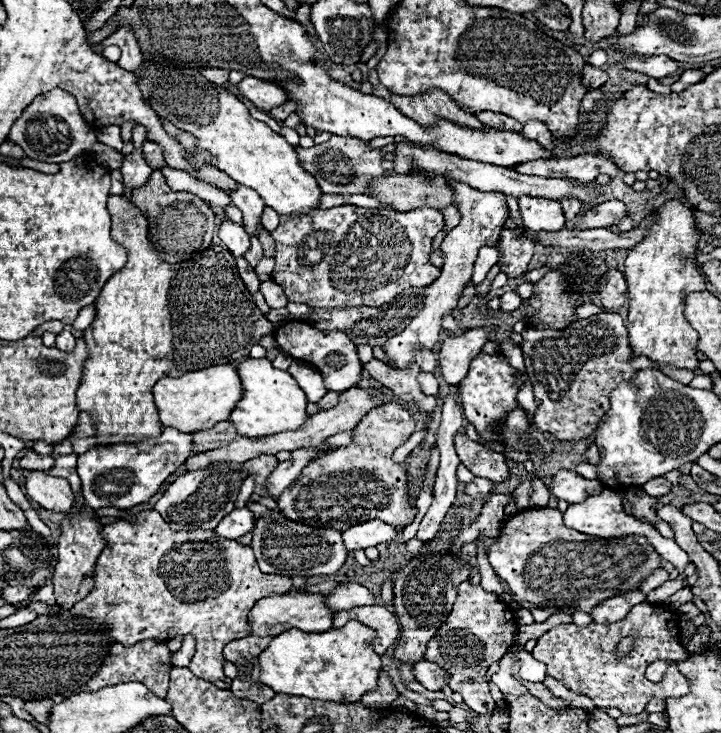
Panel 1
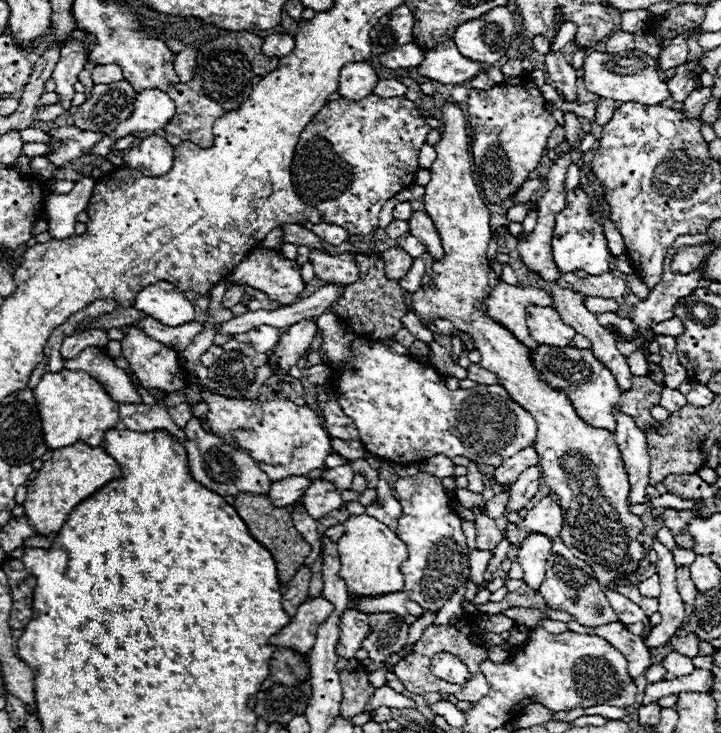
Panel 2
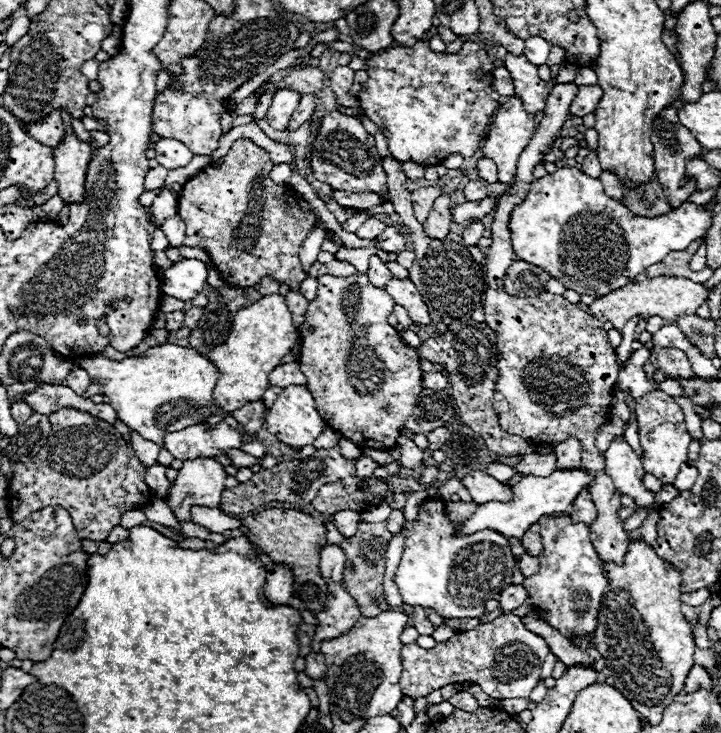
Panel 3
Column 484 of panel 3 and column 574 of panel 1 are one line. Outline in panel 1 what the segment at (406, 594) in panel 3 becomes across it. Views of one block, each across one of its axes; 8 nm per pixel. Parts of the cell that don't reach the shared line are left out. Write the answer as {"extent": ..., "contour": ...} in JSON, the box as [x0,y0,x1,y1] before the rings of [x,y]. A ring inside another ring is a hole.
{"extent":[488,508,662,612],"contour":[[[530,508],[522,510],[504,520],[500,536],[492,542],[488,550],[490,566],[504,580],[506,588],[512,592],[516,602],[534,602],[544,608],[562,608],[570,604],[578,604],[574,610],[588,612],[596,602],[604,598],[612,598],[616,594],[638,590],[642,580],[656,568],[662,568],[660,556],[648,546],[644,536],[628,534],[620,538],[588,538],[572,528],[566,528],[562,522],[562,512],[556,508]]]}

